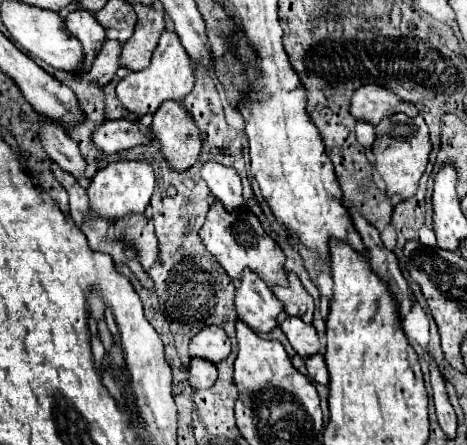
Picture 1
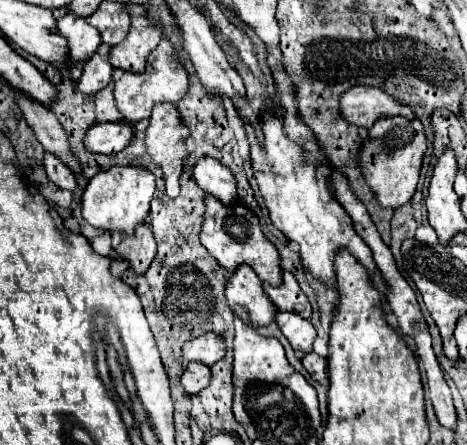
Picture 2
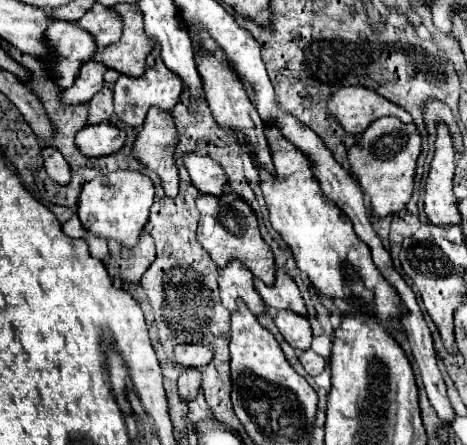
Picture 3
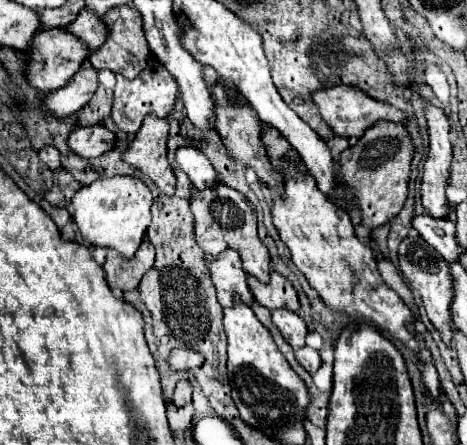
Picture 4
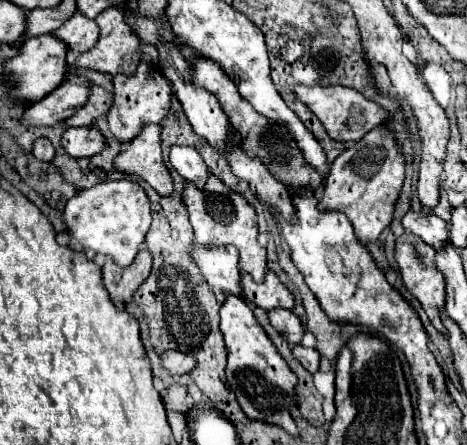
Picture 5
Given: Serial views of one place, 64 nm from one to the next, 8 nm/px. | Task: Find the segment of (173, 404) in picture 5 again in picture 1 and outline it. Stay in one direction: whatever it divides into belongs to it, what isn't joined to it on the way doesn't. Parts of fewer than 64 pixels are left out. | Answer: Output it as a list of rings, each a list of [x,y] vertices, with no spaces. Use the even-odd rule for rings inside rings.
[[[192,358],[188,368],[188,382],[192,388],[210,388],[216,382],[216,366],[208,360]]]

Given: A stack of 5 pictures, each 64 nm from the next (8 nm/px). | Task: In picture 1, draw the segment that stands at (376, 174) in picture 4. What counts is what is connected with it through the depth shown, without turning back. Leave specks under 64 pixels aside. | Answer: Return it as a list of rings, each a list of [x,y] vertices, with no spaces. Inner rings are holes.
[[[400,112],[384,118],[376,126],[376,142],[372,152],[376,156],[376,168],[382,180],[386,182],[386,194],[388,196],[400,194],[404,200],[412,198],[418,190],[418,180],[424,174],[428,156],[432,152],[432,142],[430,142],[430,134],[424,118],[422,116],[410,118]]]

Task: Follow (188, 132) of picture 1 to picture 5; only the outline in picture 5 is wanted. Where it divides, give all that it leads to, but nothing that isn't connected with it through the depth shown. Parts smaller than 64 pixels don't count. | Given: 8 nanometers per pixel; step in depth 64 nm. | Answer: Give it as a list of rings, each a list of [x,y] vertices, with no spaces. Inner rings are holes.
[[[144,124],[140,136],[132,140],[114,160],[116,170],[144,178],[160,196],[172,194],[172,176],[162,160],[162,124]]]

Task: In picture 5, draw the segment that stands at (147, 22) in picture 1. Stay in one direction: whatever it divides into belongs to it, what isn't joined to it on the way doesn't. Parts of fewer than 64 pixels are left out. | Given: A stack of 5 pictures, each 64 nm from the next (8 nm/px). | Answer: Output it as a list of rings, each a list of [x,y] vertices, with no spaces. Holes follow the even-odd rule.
[[[112,6],[108,10],[104,10],[98,18],[96,18],[98,26],[100,26],[100,38],[96,42],[94,48],[90,48],[88,52],[80,54],[80,58],[76,60],[78,68],[92,68],[98,72],[106,72],[106,74],[126,74],[132,76],[132,72],[136,72],[138,64],[142,62],[142,50],[140,50],[140,38],[136,38],[136,32],[132,32],[132,26],[124,20],[124,12],[120,12],[120,8]]]

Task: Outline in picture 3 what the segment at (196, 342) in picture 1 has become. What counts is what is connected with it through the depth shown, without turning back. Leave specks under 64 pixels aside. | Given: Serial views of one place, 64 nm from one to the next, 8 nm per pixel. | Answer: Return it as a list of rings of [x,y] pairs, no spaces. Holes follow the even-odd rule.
[[[180,344],[174,348],[174,356],[184,368],[204,368],[212,360],[212,348],[202,344]]]

